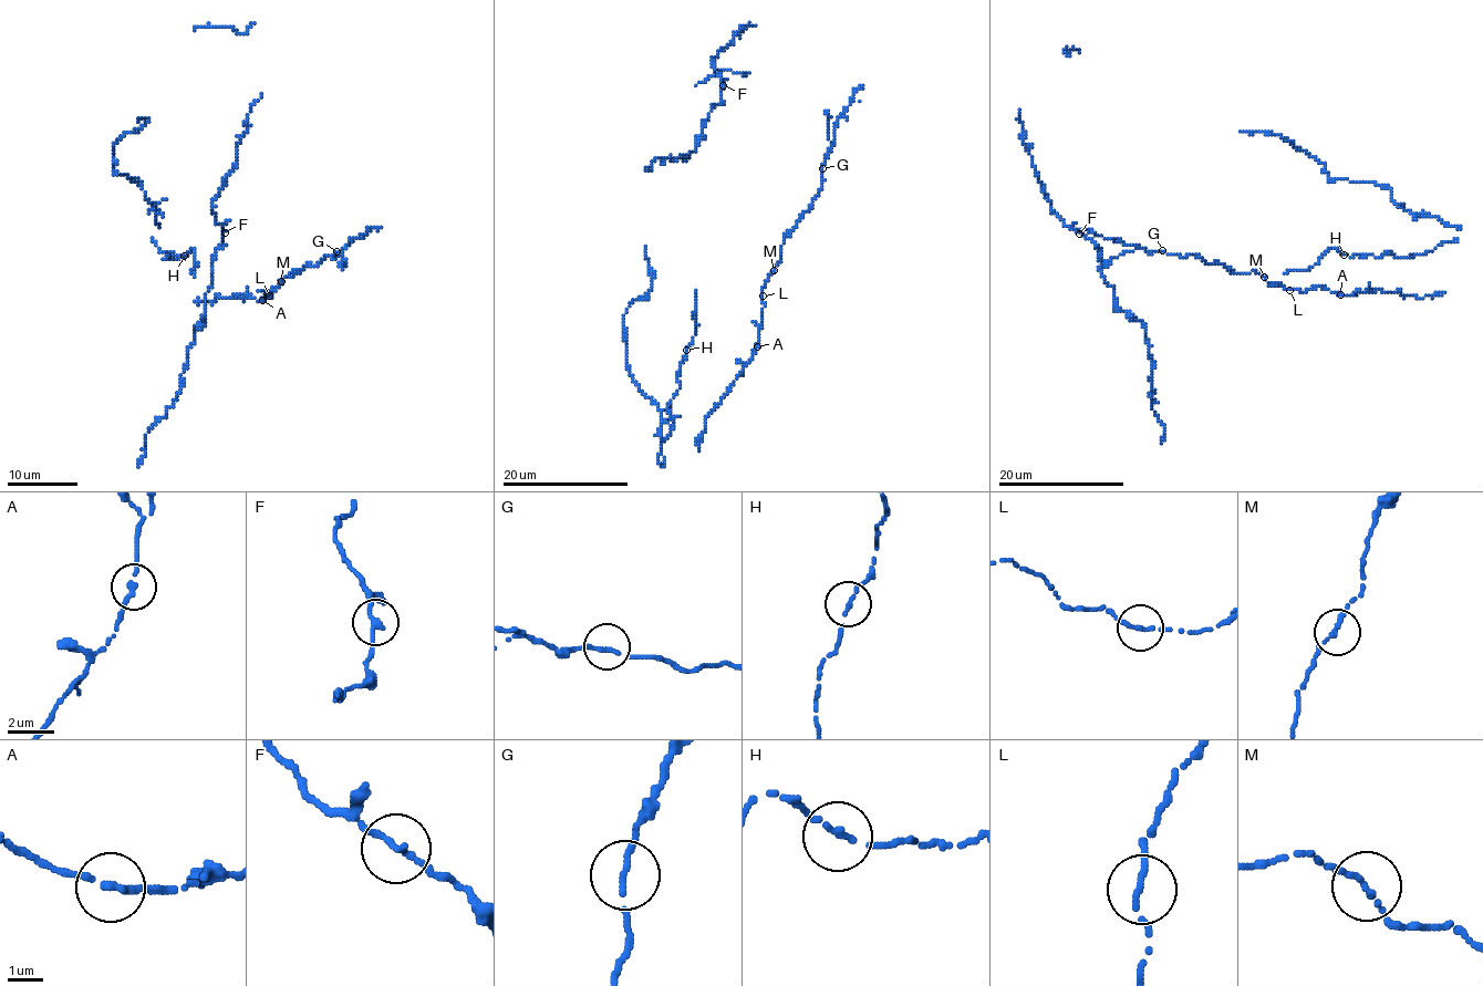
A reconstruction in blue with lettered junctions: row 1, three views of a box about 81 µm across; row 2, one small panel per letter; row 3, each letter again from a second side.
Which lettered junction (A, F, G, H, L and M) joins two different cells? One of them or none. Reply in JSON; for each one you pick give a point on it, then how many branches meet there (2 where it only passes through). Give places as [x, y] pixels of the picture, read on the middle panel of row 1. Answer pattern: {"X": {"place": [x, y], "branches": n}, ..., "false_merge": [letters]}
{"false_merge": []}

